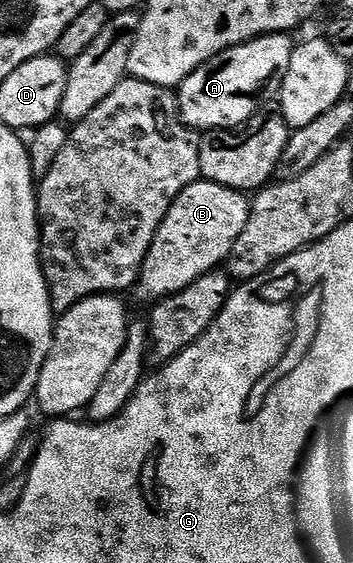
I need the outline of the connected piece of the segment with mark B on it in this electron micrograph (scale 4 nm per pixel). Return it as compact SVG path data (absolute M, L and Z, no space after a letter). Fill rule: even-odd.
M198 179L197 182L187 185L179 197L171 205L167 217L163 217L163 225L155 233L155 241L151 241L151 249L141 266L141 277L135 288L148 301L160 301L187 289L199 277L218 270L224 264L226 257L231 253L231 245L243 233L243 225L249 220L251 199L246 192L236 191L230 187L224 187L218 183L211 183L208 179Z

